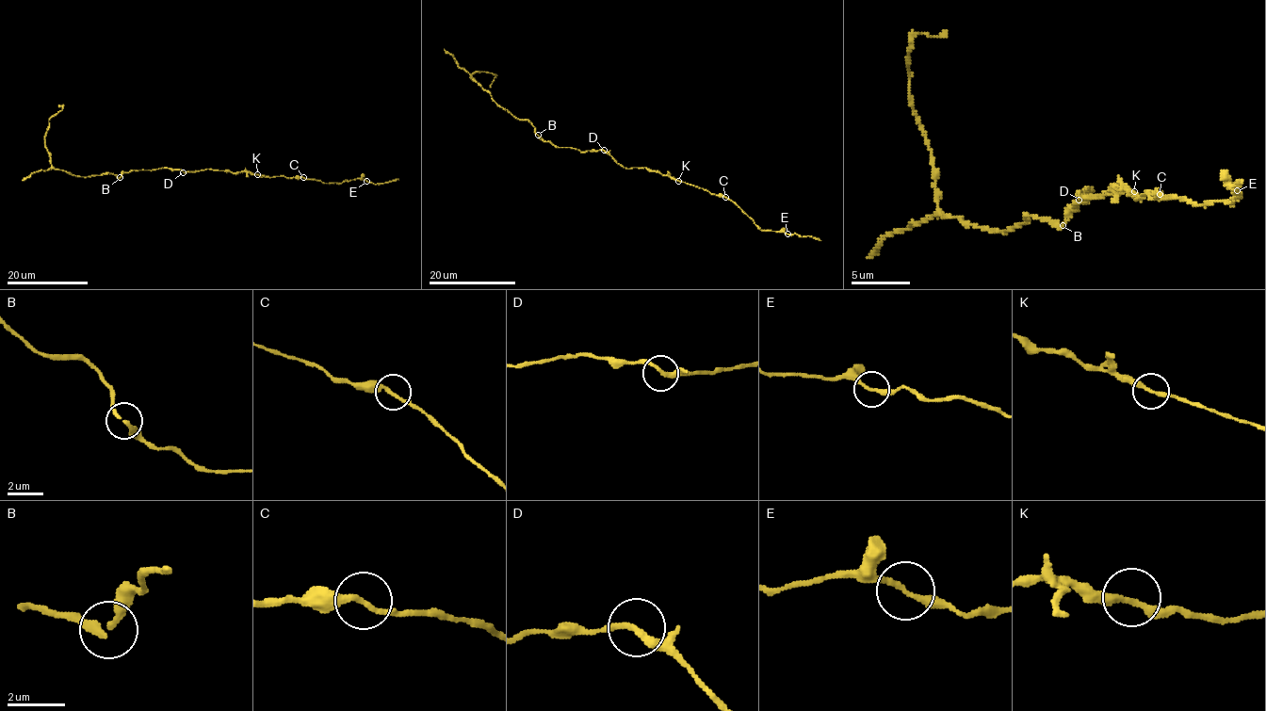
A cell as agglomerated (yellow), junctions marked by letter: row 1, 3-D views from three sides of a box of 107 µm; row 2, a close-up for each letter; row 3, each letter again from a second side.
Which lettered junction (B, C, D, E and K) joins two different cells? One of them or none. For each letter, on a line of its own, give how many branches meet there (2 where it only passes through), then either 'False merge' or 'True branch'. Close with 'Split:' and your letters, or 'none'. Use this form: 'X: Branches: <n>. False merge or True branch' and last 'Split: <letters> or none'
B: Branches: 2. True branch
C: Branches: 2. True branch
D: Branches: 2. True branch
E: Branches: 2. True branch
K: Branches: 2. True branch
Split: none

